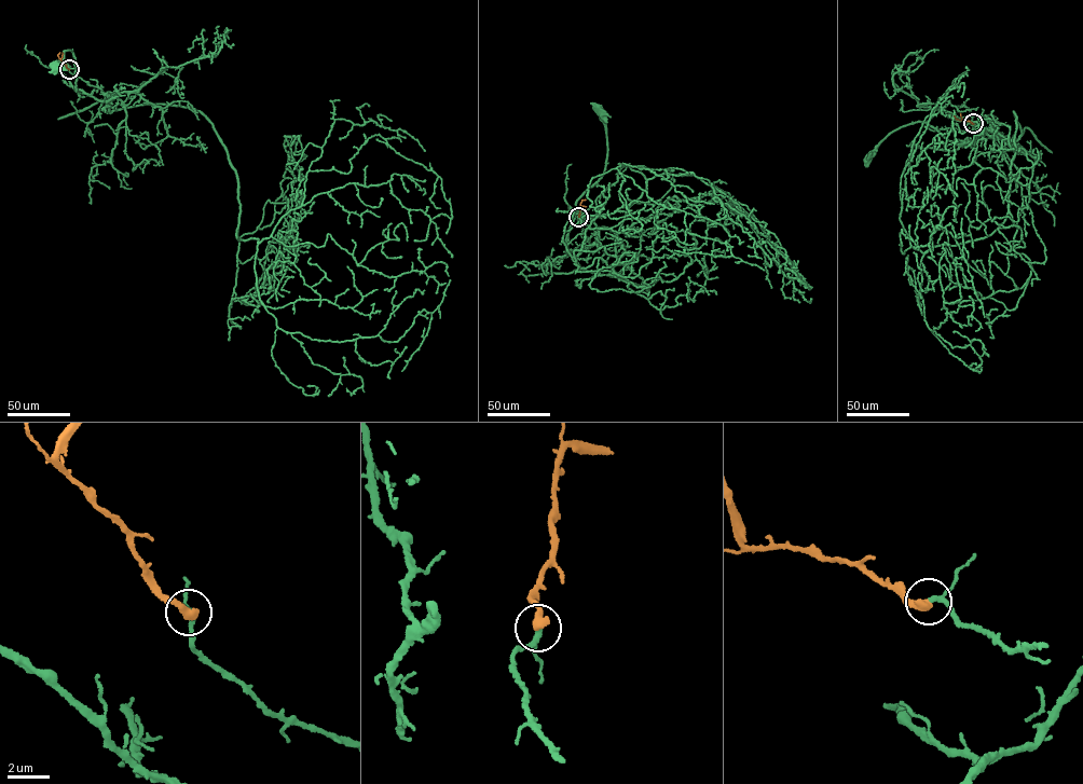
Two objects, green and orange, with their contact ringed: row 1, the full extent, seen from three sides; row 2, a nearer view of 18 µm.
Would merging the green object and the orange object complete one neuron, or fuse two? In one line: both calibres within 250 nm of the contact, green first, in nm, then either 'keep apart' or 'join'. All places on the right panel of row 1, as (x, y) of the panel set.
180 nm thick on the green side, 460 nm on the other; join

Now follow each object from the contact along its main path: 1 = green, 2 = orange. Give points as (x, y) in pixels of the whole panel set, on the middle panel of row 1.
1: (578, 217), (581, 232), (588, 238), (598, 228), (575, 206), (605, 168), (606, 140), (598, 109)
2: (578, 217), (580, 203), (586, 200)

